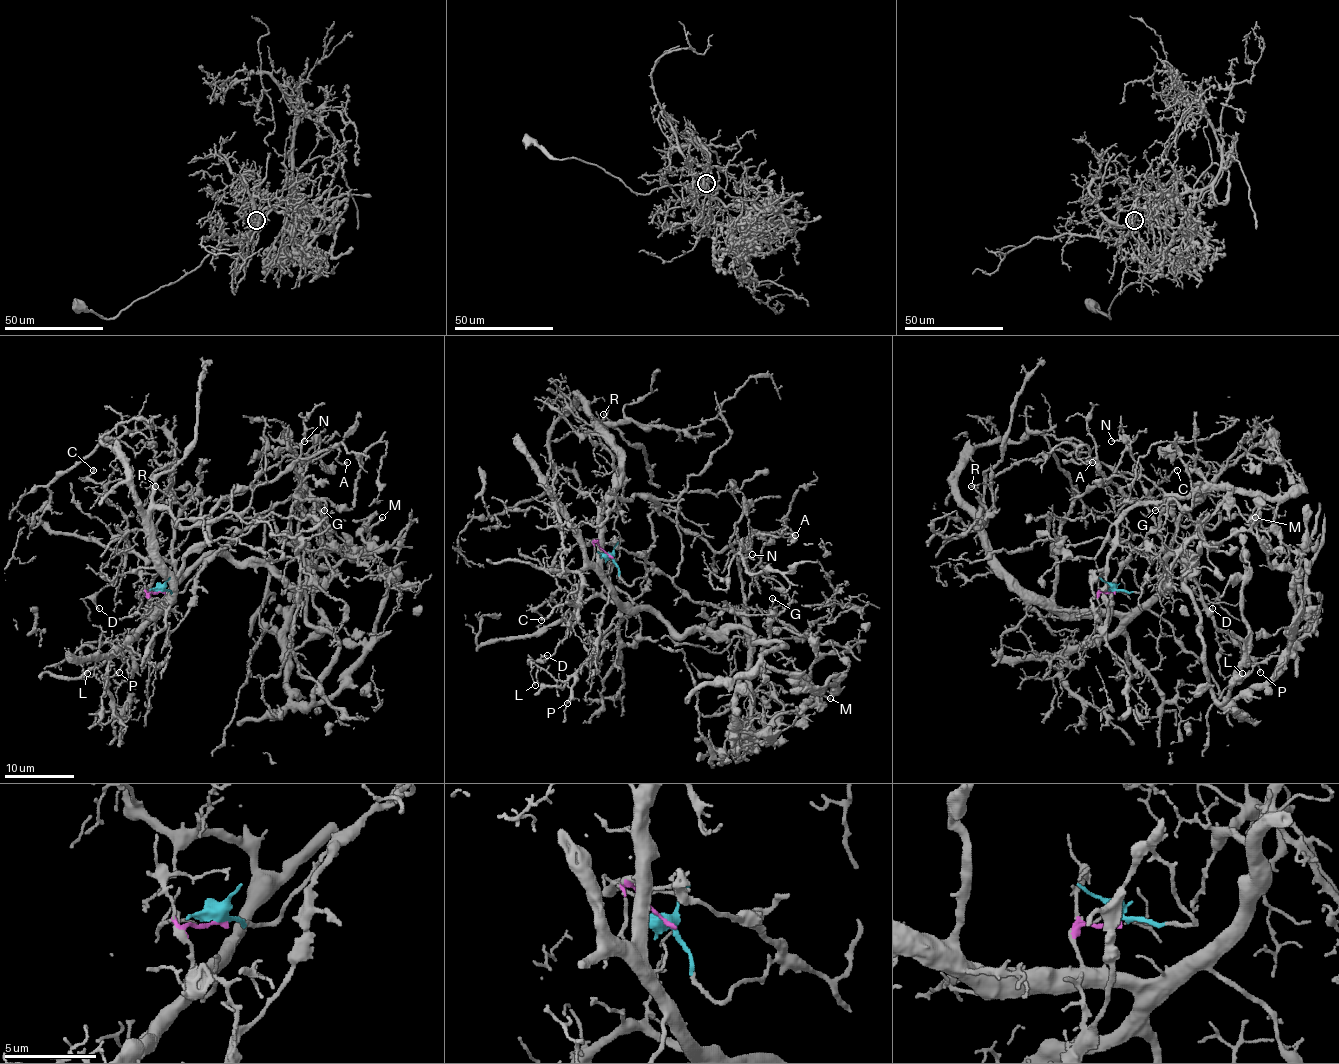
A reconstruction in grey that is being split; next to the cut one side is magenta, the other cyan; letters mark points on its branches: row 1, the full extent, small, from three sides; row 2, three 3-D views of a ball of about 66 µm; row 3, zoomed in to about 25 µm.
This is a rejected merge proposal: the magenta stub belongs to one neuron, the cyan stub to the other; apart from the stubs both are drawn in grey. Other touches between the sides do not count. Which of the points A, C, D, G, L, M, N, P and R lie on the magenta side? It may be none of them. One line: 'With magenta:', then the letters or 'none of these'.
With magenta: A, C, D, L, P, R

